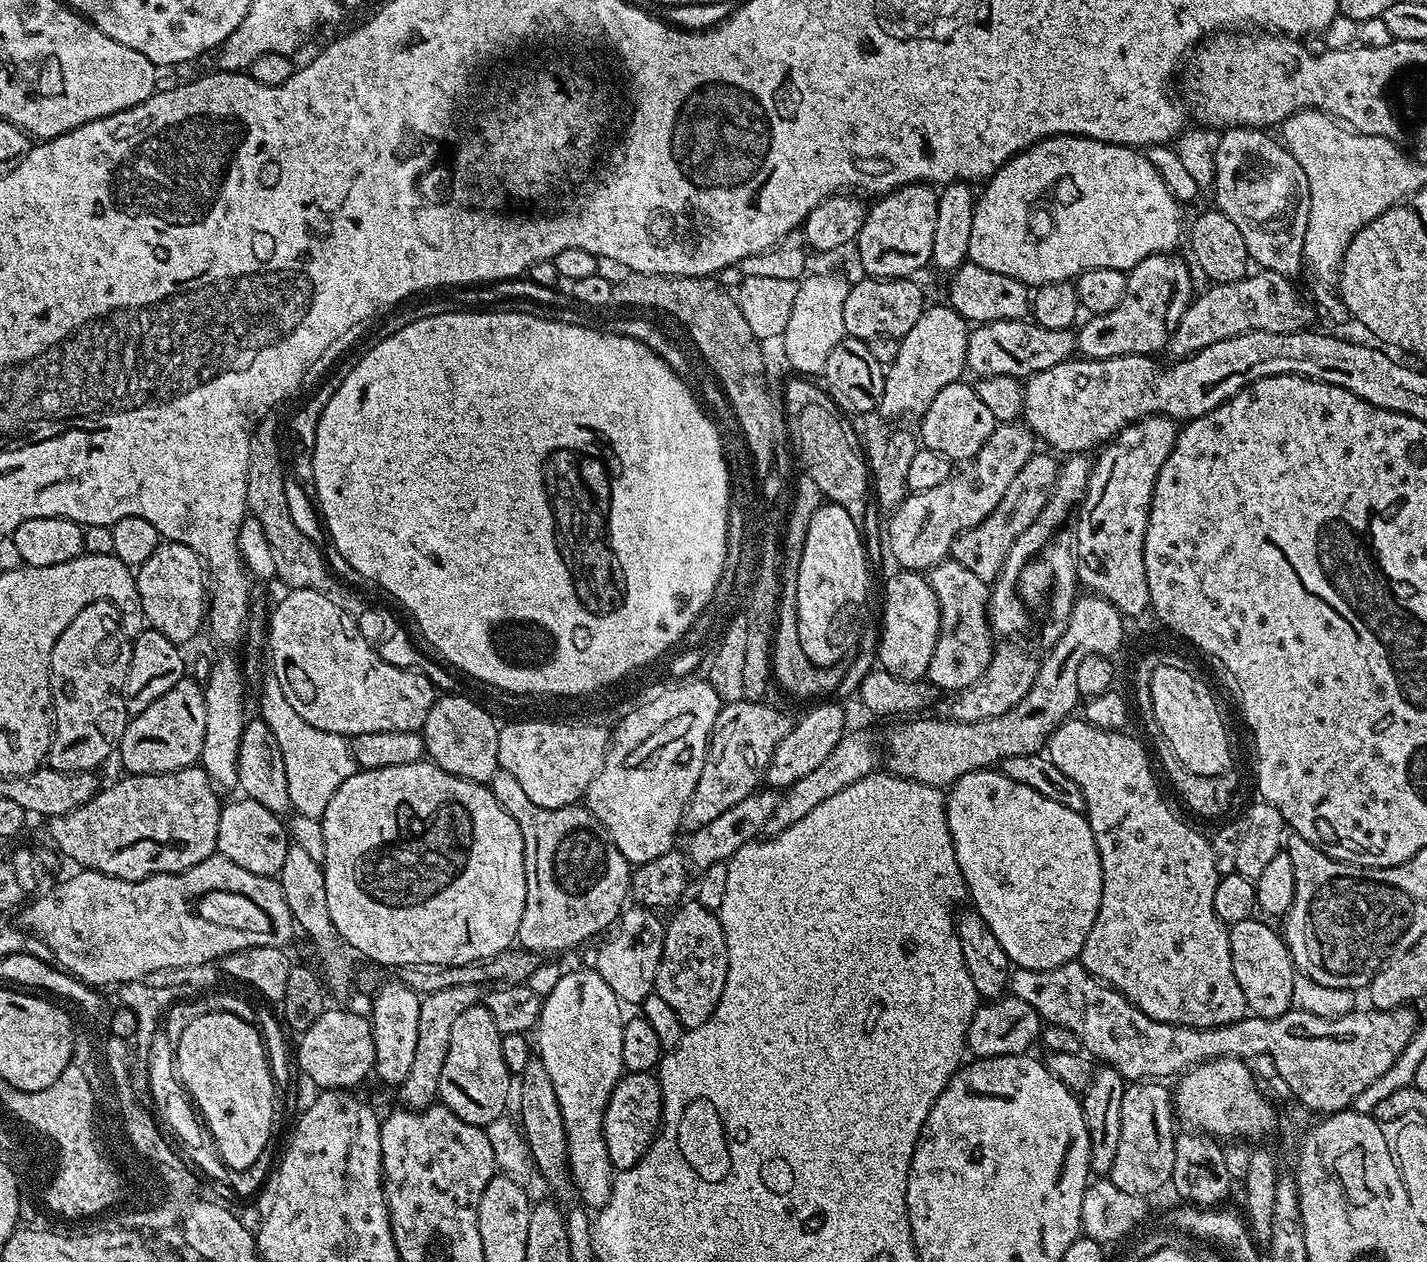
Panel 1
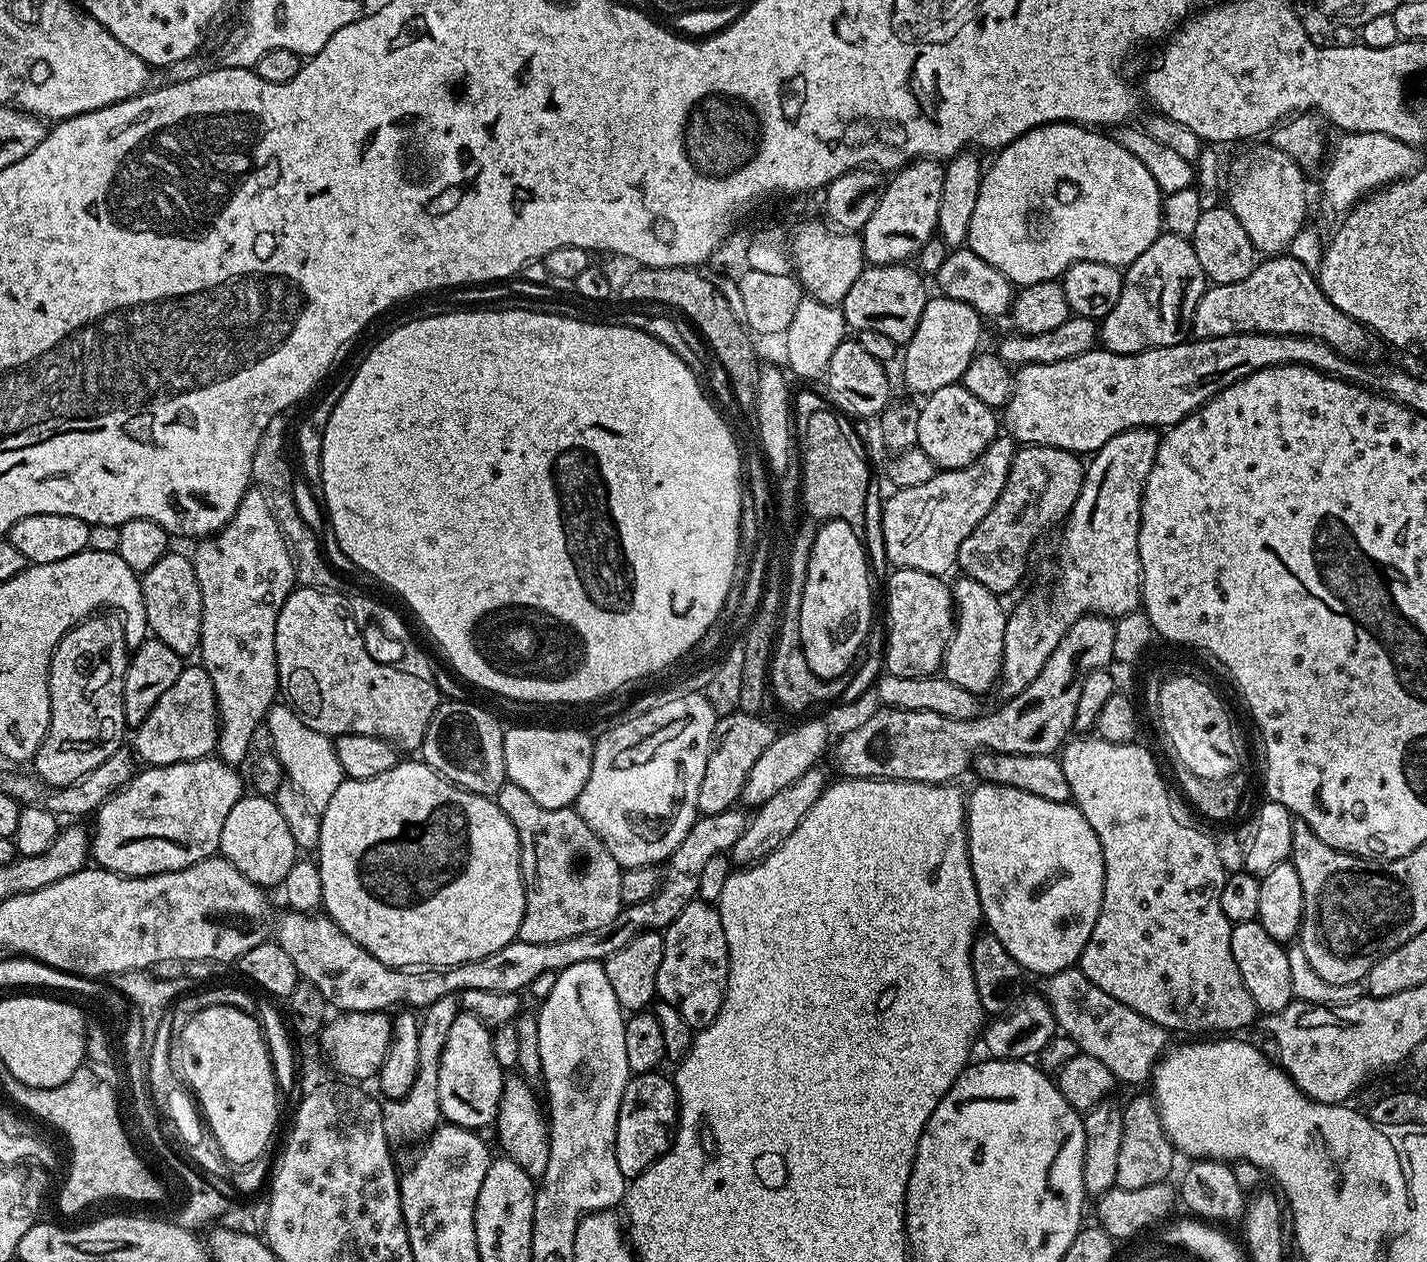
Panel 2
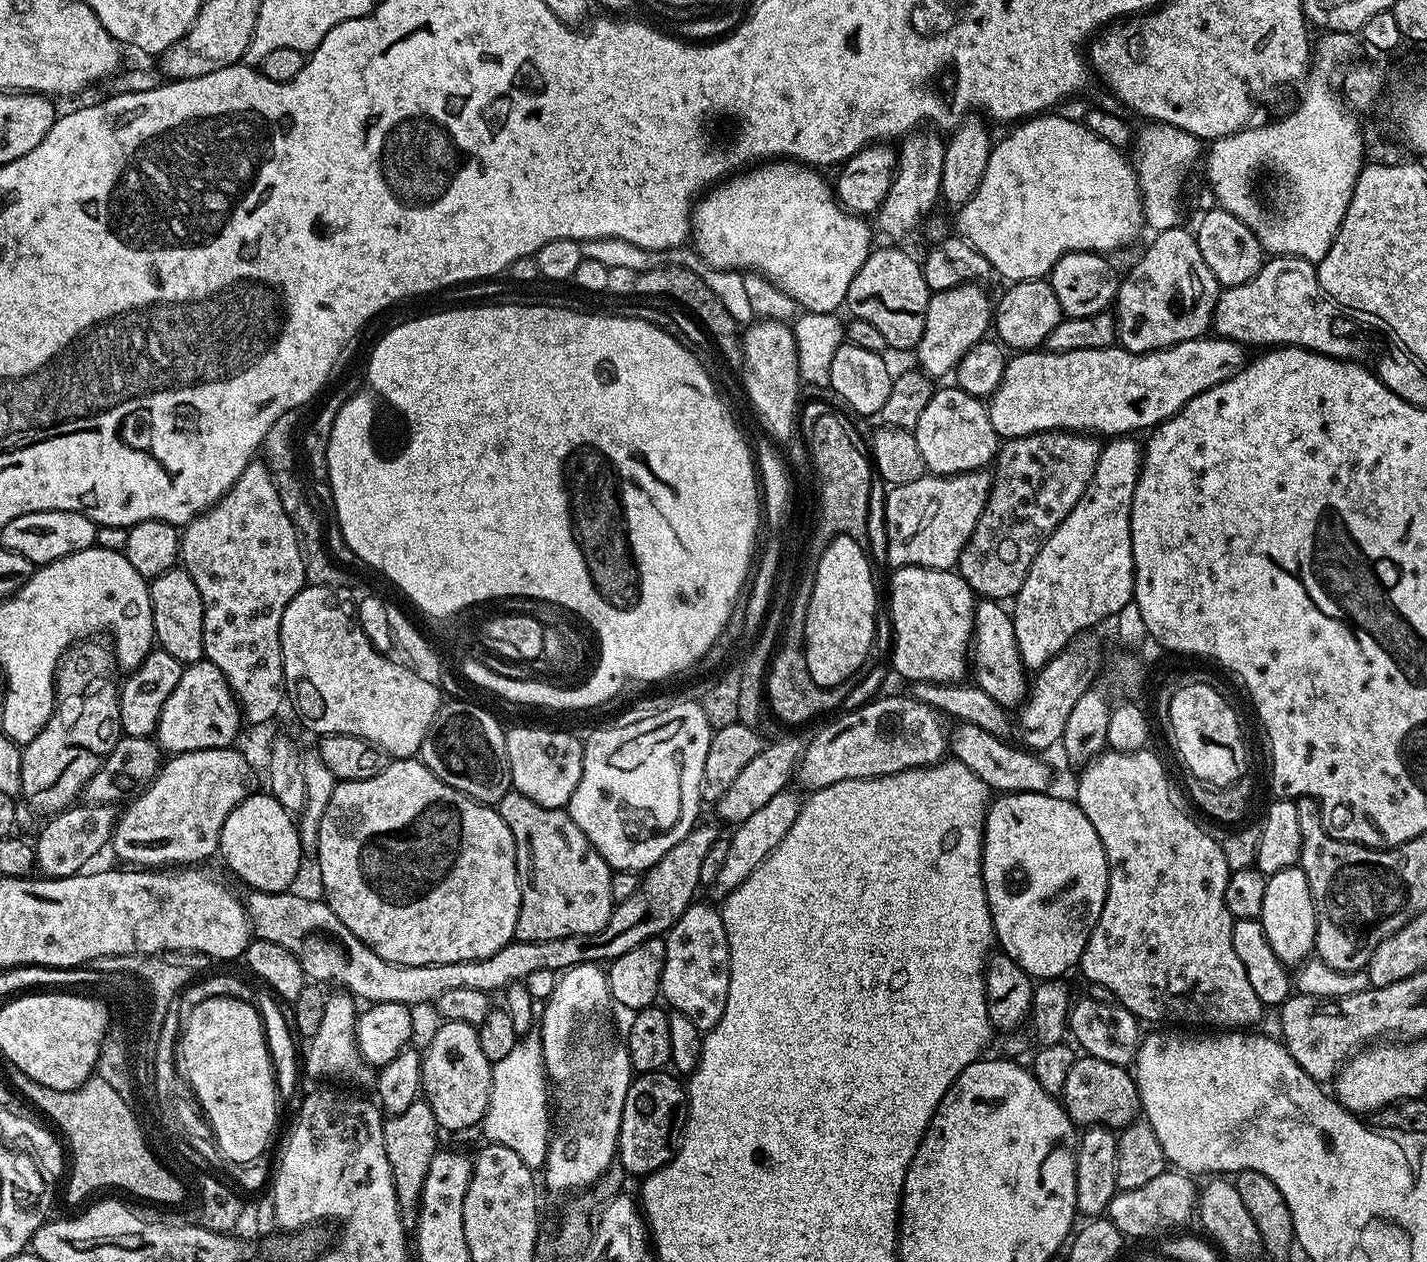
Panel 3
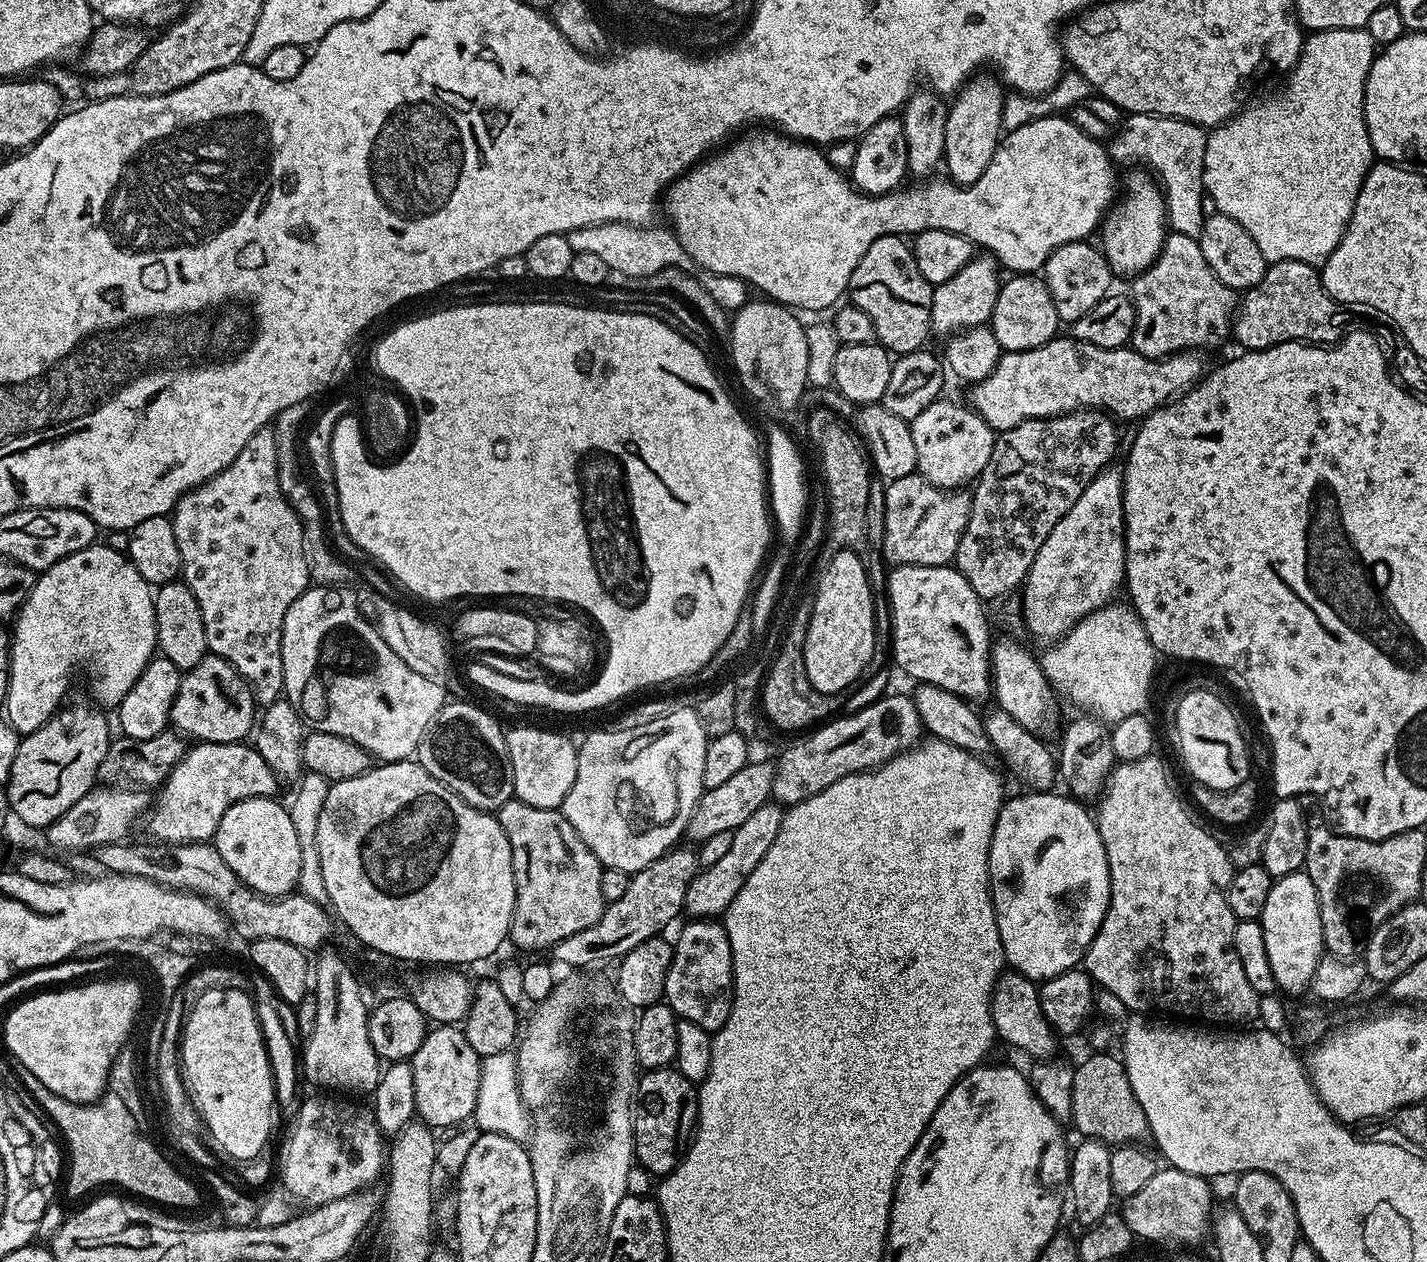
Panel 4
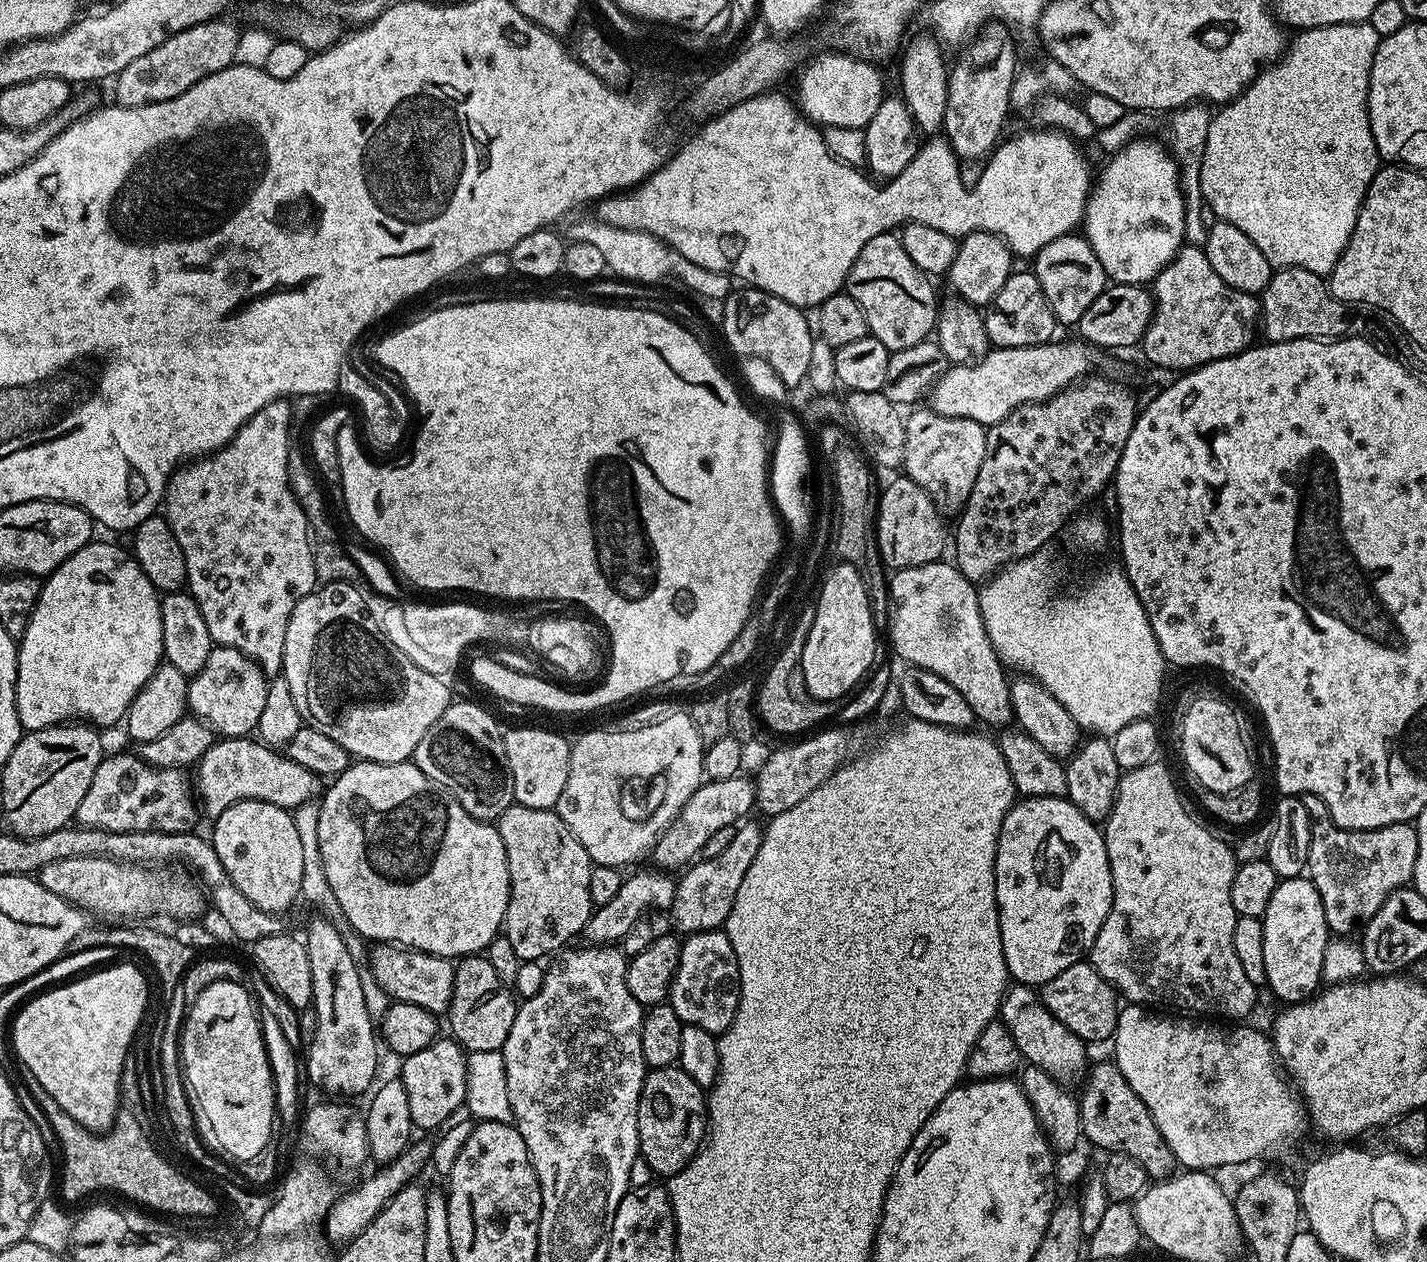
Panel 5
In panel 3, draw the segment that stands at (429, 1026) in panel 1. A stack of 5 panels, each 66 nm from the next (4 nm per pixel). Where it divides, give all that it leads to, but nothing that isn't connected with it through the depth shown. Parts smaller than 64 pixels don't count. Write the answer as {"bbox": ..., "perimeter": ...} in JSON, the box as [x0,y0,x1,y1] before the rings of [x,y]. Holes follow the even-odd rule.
{"bbox":[384,1098,438,1226],"perimeter":[[[417,1098],[410,1106],[406,1106],[406,1110],[402,1110],[397,1116],[389,1115],[384,1121],[386,1158],[390,1162],[400,1211],[405,1225],[408,1226],[415,1225],[416,1210],[420,1207],[422,1186],[426,1182],[430,1162],[438,1150],[436,1132],[438,1133],[438,1125],[434,1118],[434,1110],[430,1110],[428,1101],[423,1098]]]}

